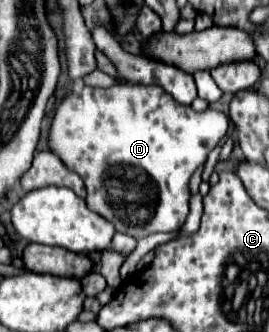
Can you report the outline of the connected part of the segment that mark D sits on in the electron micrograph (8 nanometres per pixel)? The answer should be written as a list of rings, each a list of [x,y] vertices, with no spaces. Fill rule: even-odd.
[[[113,85],[107,89],[83,87],[81,93],[67,95],[55,111],[49,145],[69,169],[81,175],[87,187],[87,205],[103,219],[111,221],[119,233],[143,239],[149,233],[179,231],[189,215],[189,179],[207,155],[217,147],[229,129],[229,117],[217,109],[195,111],[177,105],[169,93],[157,85]]]

